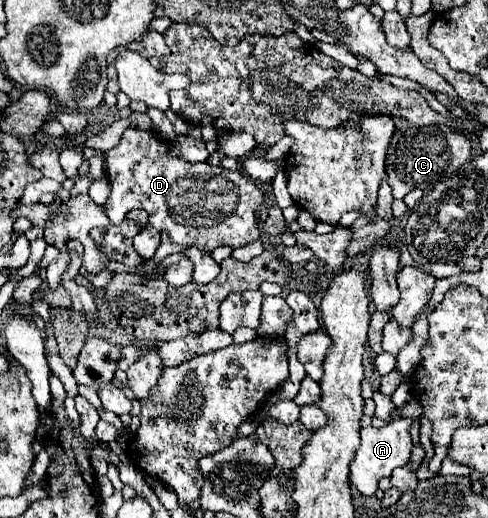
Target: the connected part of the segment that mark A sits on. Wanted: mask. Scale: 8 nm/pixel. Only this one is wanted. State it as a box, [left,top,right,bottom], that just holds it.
[350,415,412,497]

